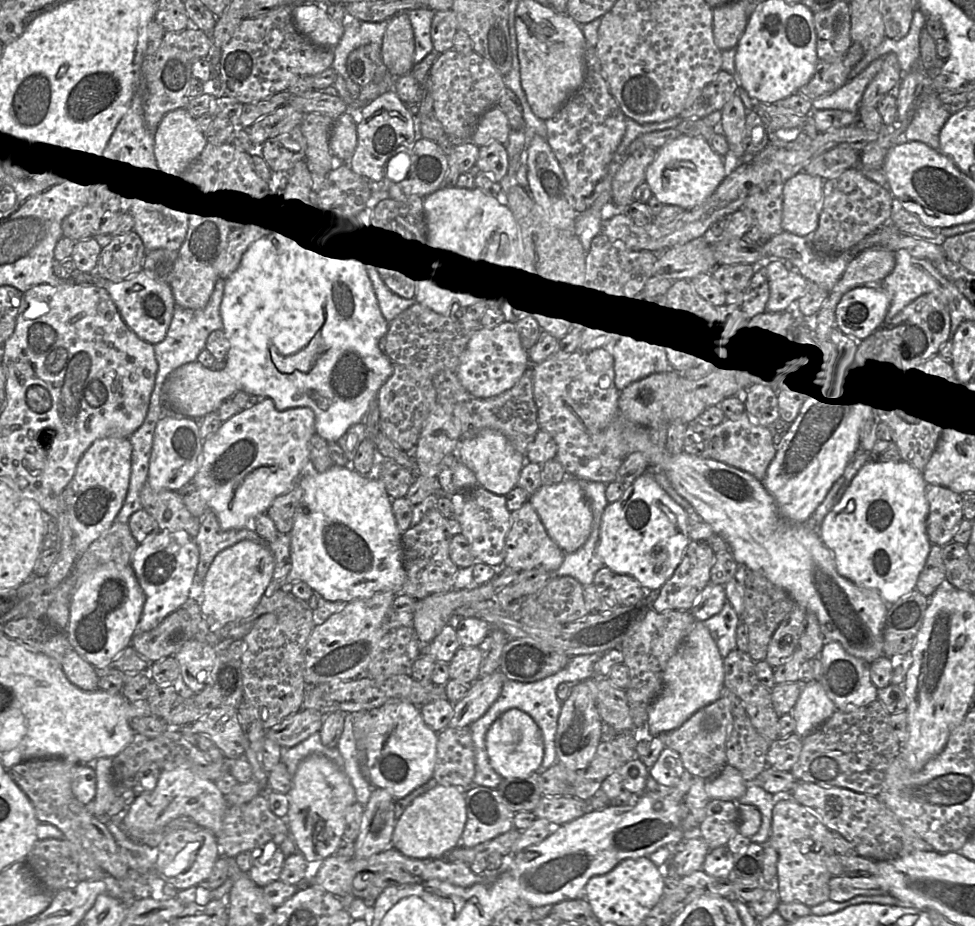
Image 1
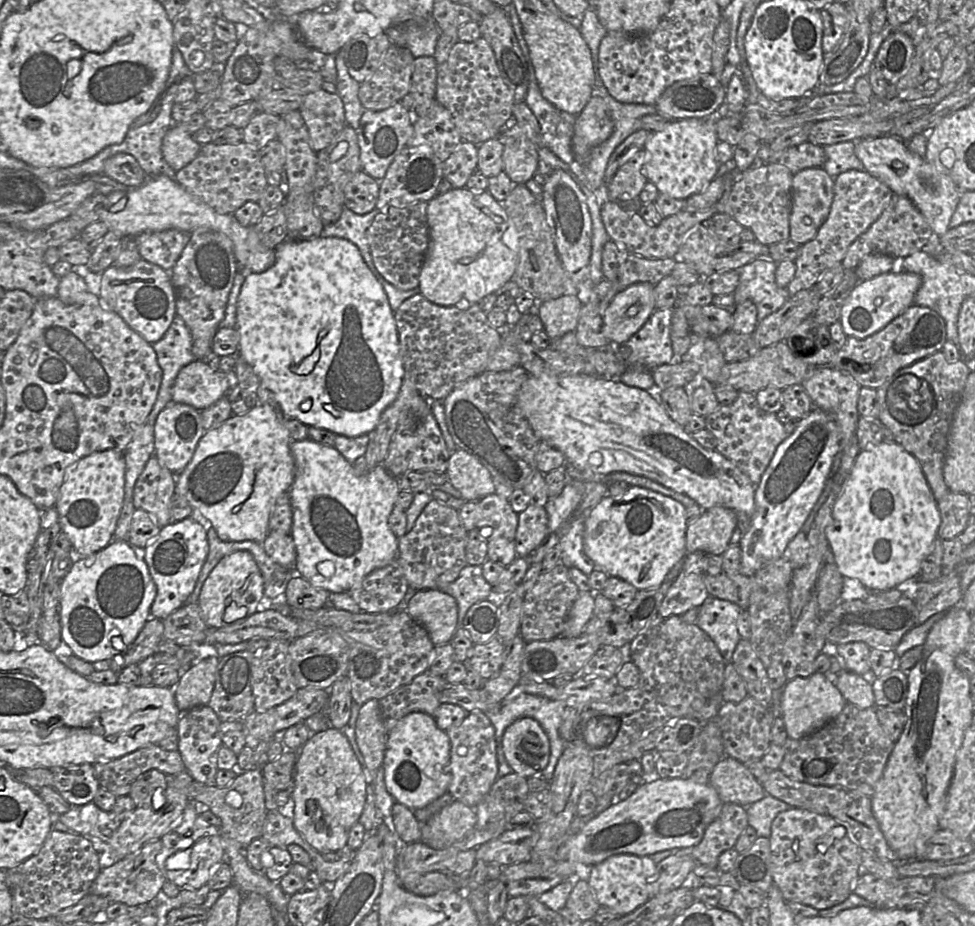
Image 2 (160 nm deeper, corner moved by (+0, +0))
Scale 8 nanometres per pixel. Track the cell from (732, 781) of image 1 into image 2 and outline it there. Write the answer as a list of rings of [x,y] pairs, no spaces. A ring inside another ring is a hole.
[[[725,756],[714,767],[709,776],[708,783],[716,790],[721,801],[734,803],[744,807],[761,800],[766,792],[763,786],[740,761]]]

